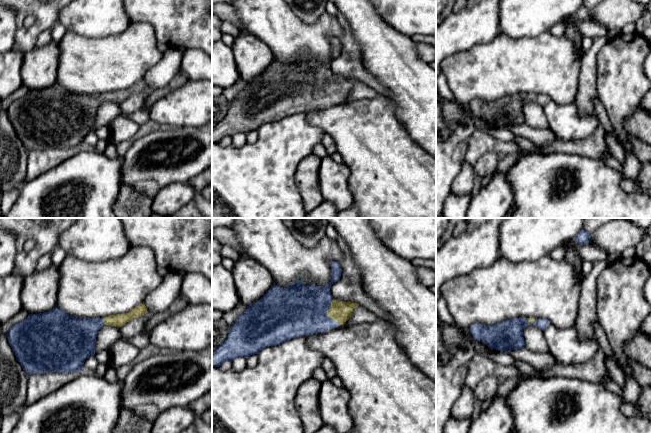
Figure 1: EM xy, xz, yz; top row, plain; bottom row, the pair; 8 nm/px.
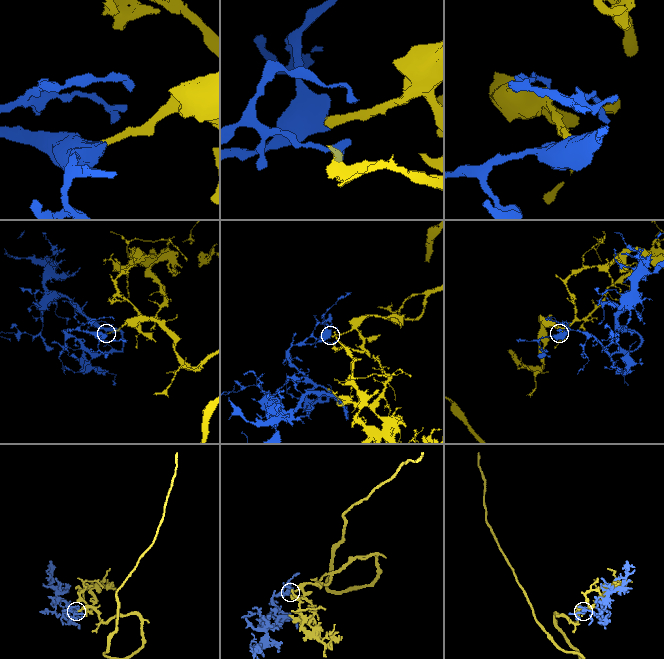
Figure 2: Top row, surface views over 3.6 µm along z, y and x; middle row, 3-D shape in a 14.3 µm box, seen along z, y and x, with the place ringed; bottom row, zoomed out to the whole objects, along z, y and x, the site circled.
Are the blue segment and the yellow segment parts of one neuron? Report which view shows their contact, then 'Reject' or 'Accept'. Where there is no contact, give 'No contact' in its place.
Touches blue in xz. Accept

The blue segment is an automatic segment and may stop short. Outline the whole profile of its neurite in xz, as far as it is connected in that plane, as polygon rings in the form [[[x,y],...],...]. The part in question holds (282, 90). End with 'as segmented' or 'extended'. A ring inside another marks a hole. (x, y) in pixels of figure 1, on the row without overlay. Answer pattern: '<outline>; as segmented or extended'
[[[332,37],[332,55],[326,62],[315,60],[303,61],[302,56],[286,64],[274,61],[256,79],[247,82],[244,89],[238,91],[230,104],[227,114],[212,128],[212,143],[219,143],[223,138],[237,133],[249,133],[258,130],[269,122],[313,109],[323,109],[343,101],[351,92],[357,79],[335,77],[330,65],[341,53],[341,44]]]; extended

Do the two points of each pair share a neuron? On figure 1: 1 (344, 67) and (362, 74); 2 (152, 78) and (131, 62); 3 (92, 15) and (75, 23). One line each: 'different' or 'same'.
1: same
2: different
3: same

